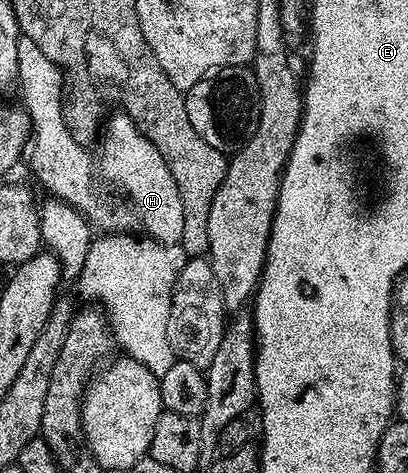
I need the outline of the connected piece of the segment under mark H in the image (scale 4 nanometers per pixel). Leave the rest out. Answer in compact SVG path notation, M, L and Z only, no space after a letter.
M21 37L18 44L18 90L24 93L22 105L28 112L28 119L32 122L32 137L30 139L30 154L32 150L32 170L36 178L48 189L51 197L59 198L61 202L69 202L75 210L80 211L93 227L104 232L139 232L154 241L165 243L179 243L184 237L184 209L178 192L178 184L158 148L150 144L140 129L132 123L132 117L123 112L109 117L106 129L102 134L100 146L100 178L120 189L124 198L115 198L104 191L100 178L96 175L96 166L88 155L89 147L74 140L70 128L64 119L64 80L62 71L49 58L42 56L42 52L34 44L34 40Z

